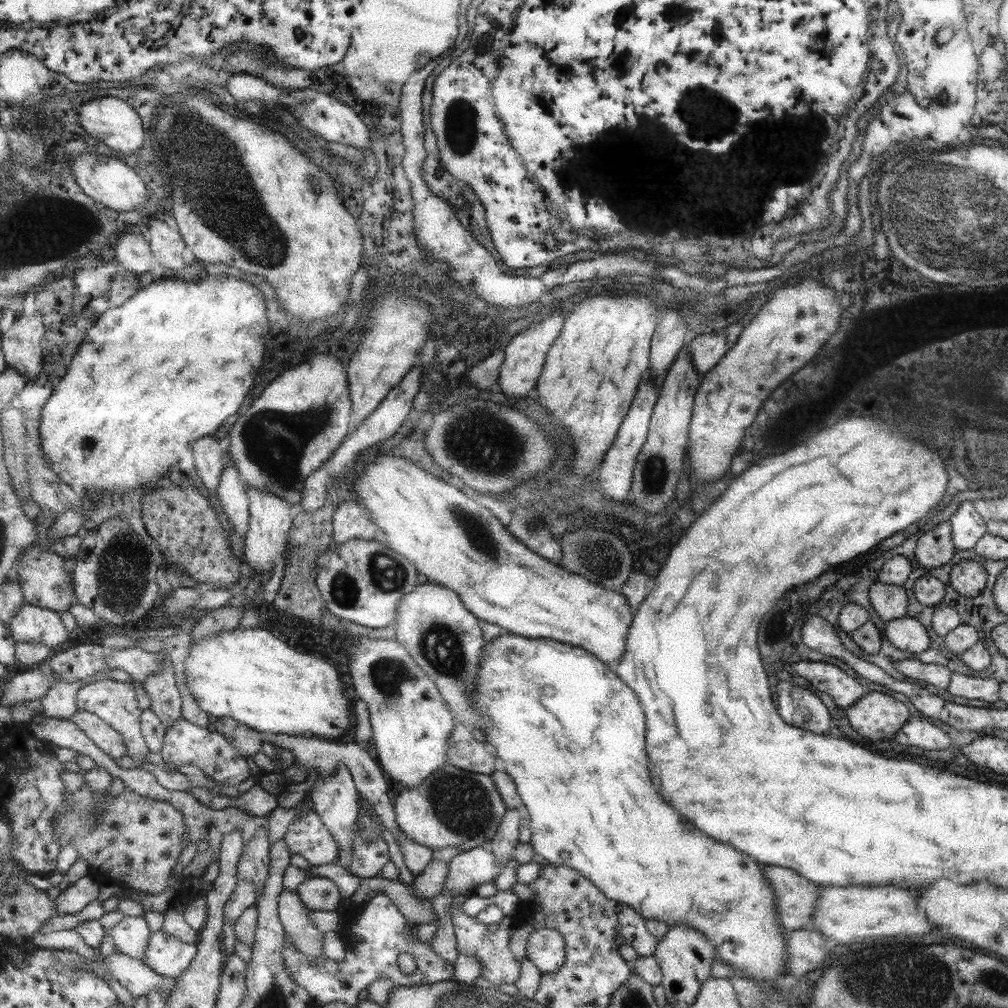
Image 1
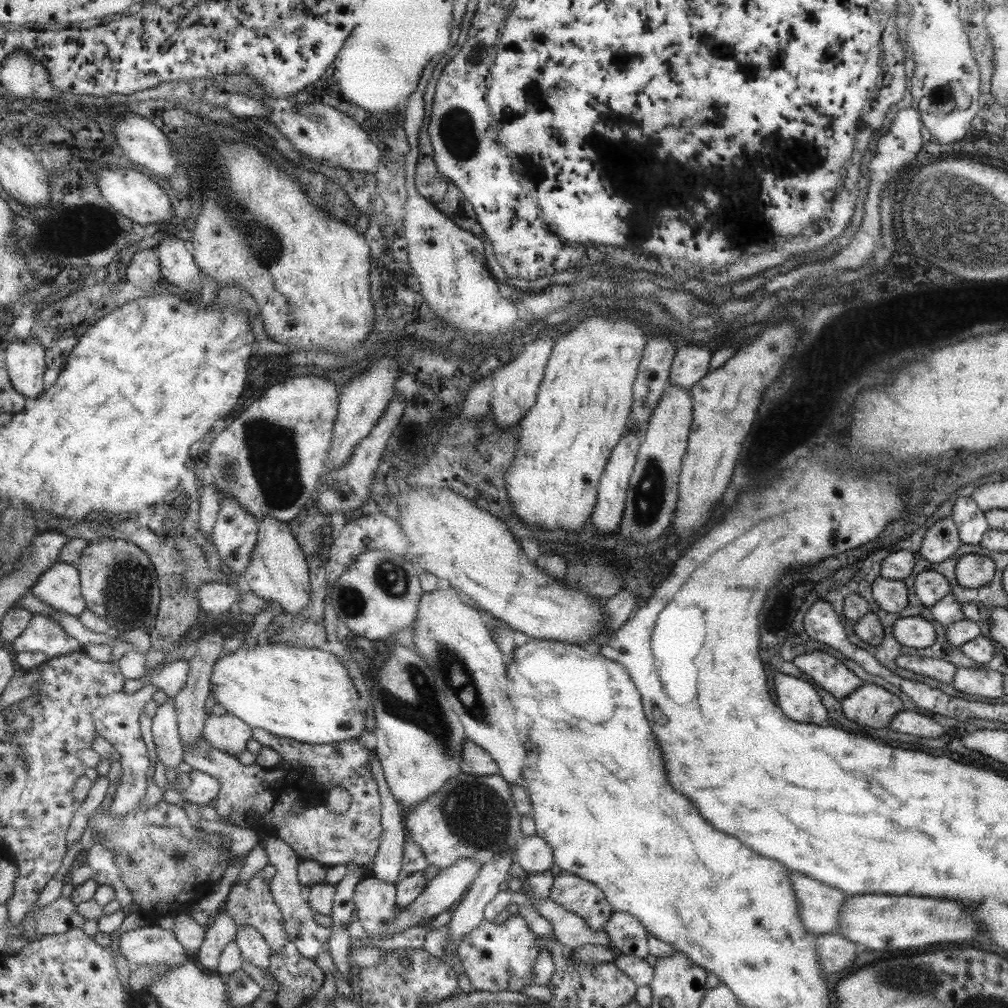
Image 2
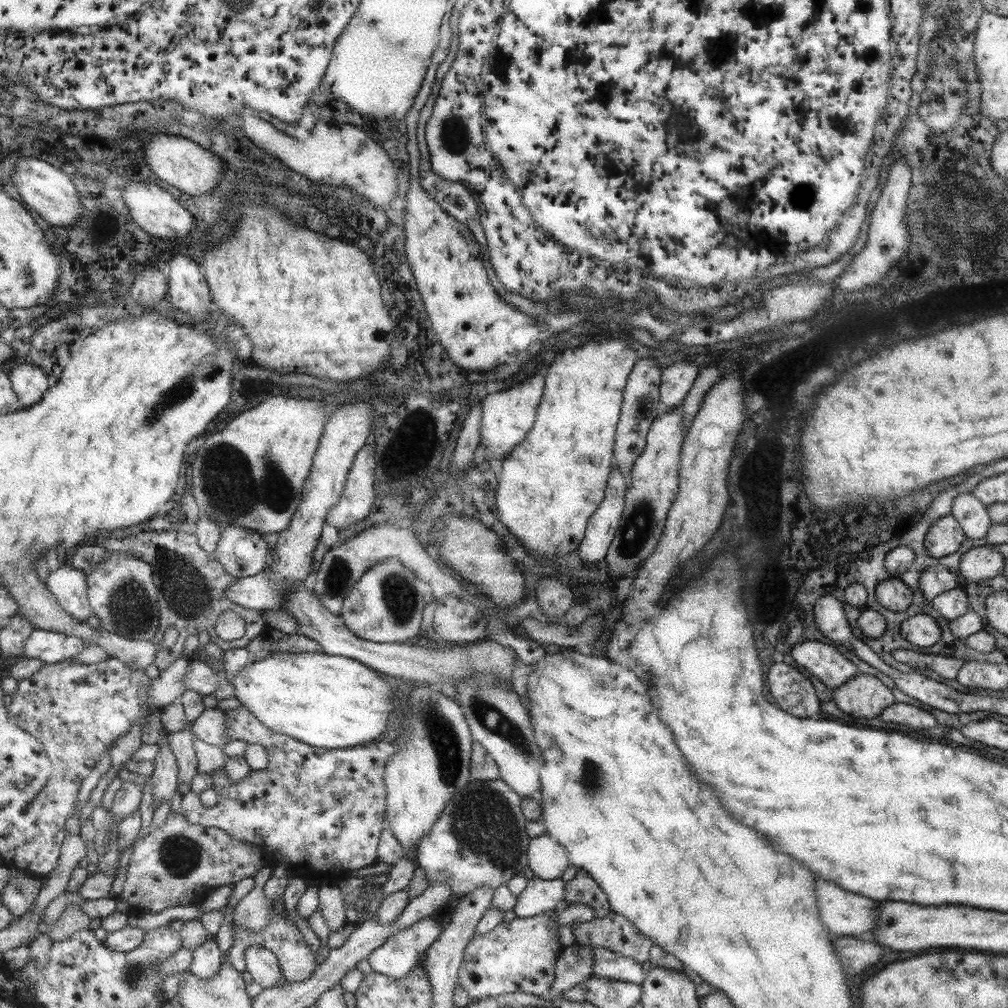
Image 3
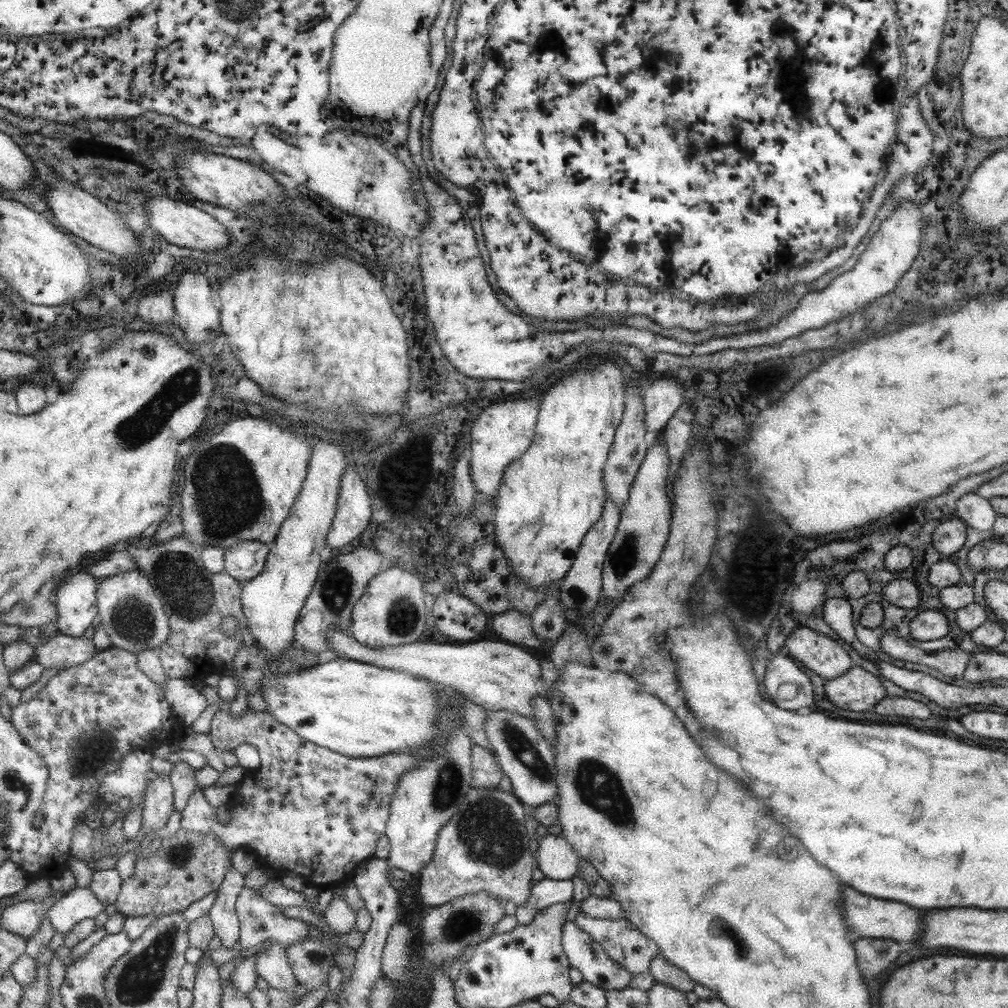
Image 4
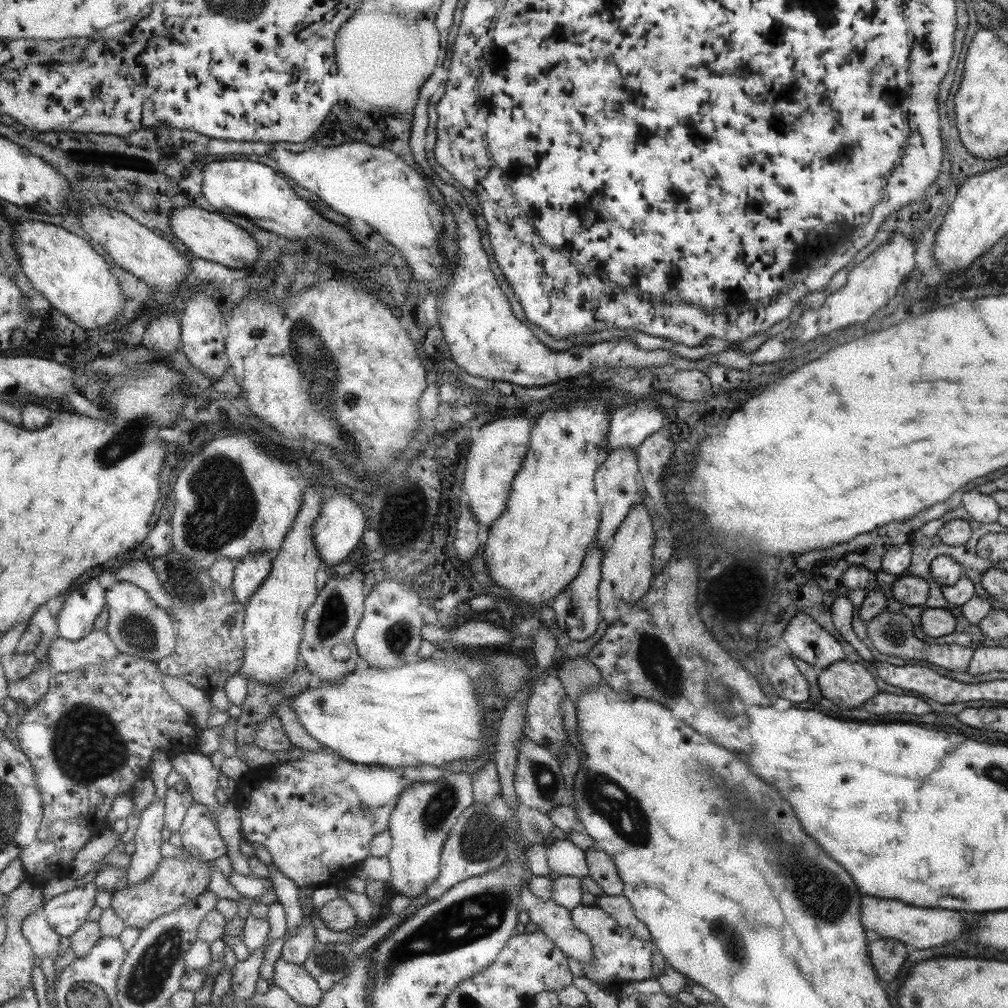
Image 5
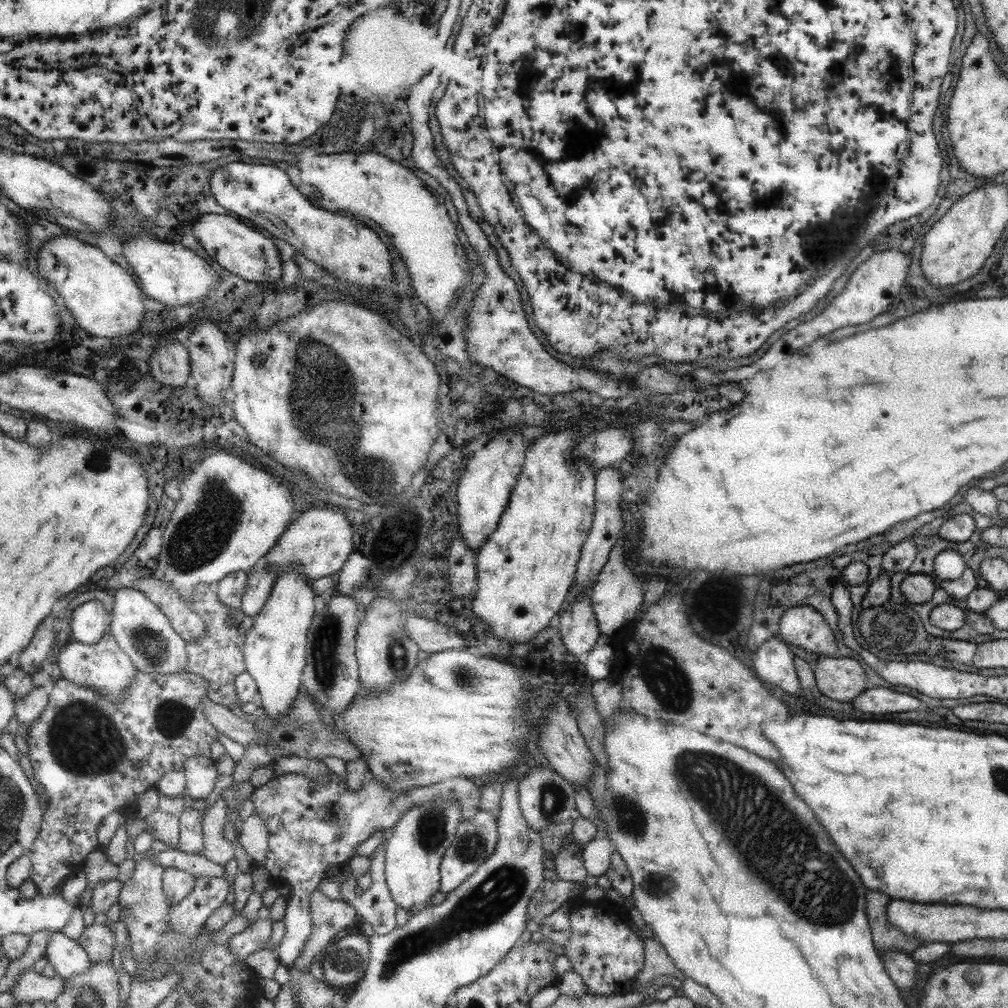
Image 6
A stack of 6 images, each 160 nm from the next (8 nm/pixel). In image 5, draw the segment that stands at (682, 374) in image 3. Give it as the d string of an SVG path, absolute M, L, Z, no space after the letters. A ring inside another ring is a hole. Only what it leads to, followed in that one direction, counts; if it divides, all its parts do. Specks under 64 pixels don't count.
M632 400L614 410L606 439L610 448L637 448L650 434L663 426L665 416L652 403L652 400Z

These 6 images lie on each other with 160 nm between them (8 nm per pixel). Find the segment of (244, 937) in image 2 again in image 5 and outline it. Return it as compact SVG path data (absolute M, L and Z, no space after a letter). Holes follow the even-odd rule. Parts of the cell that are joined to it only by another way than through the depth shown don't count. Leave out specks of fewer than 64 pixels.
M281 954L274 962L272 983L279 986L297 1003L316 1007L324 996L317 982L303 964L287 962Z

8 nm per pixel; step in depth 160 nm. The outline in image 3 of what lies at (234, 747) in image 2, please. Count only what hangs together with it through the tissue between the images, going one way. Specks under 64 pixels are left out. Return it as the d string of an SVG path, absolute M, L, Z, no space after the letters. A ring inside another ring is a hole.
M217 708L206 709L201 717L193 724L194 734L213 746L225 746L227 741L227 713Z

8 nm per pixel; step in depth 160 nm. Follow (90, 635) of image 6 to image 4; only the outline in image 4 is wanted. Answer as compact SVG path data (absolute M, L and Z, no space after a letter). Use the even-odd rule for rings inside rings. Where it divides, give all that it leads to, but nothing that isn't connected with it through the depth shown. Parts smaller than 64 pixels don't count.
M87 570L68 574L59 580L54 601L58 606L58 627L61 633L83 637L85 630L99 619L96 592L99 579Z

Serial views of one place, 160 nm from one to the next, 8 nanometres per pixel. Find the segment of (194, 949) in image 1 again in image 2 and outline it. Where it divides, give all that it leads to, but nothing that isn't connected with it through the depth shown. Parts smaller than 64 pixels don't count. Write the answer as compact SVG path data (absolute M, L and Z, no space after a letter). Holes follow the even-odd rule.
M148 925L127 931L120 940L123 954L134 967L147 966L180 967L187 962L189 952L178 939L174 929L165 930L159 925Z

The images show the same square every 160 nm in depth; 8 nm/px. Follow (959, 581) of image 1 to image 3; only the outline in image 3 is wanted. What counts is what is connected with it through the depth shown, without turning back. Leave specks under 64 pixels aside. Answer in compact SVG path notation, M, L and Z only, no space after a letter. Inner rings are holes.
M991 546L973 547L961 555L958 573L967 582L981 582L1001 574L1004 560Z

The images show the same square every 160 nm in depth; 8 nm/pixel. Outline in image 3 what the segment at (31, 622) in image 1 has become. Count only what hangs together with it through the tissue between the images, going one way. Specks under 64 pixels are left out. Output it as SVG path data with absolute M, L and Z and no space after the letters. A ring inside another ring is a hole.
M37 628L24 643L25 657L38 658L46 663L69 660L81 654L87 646L87 643L77 636Z

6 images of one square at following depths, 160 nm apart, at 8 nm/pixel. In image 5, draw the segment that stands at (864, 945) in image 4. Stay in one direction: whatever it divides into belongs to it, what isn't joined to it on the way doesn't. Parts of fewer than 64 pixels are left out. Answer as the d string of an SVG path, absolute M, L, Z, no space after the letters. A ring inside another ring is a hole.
M876 939L867 943L870 963L879 980L891 982L907 956L902 942L895 939Z

